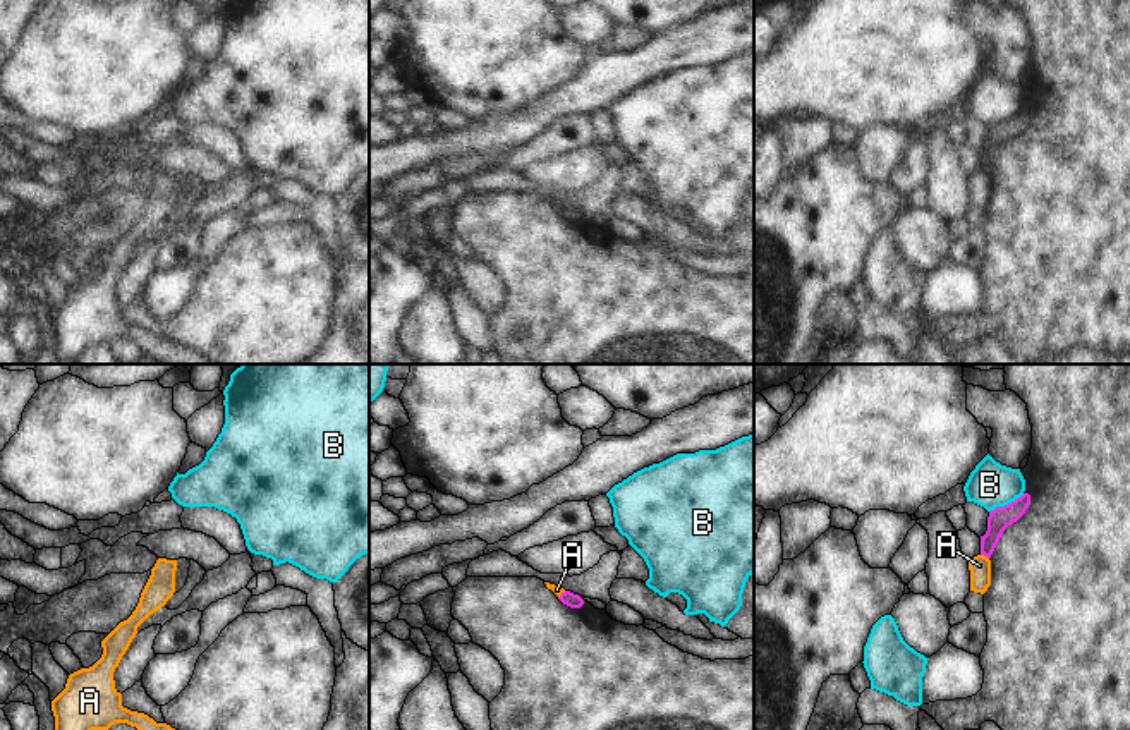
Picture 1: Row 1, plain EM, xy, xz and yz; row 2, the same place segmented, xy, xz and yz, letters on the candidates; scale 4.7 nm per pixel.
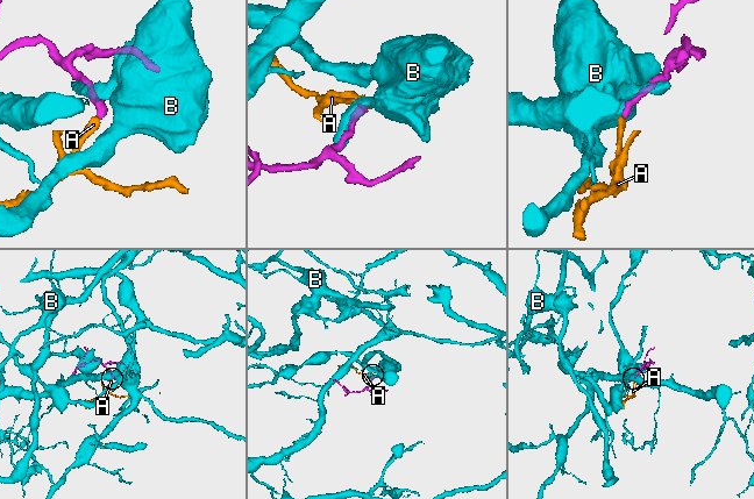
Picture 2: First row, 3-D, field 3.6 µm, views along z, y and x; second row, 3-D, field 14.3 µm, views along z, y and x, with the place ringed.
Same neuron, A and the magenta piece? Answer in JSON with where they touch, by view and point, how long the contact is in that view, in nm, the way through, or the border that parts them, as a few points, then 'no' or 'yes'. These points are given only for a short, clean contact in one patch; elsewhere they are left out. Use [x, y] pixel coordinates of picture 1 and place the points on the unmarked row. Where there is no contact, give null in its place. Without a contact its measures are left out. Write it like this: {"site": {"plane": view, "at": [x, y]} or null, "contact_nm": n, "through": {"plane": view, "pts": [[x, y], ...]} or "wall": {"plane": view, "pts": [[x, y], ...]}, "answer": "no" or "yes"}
{"site": {"plane": "yz", "at": [984, 170]}, "contact_nm": 50, "wall": {"plane": "yz", "pts": [[981, 169], [988, 174]]}, "answer": "no"}

